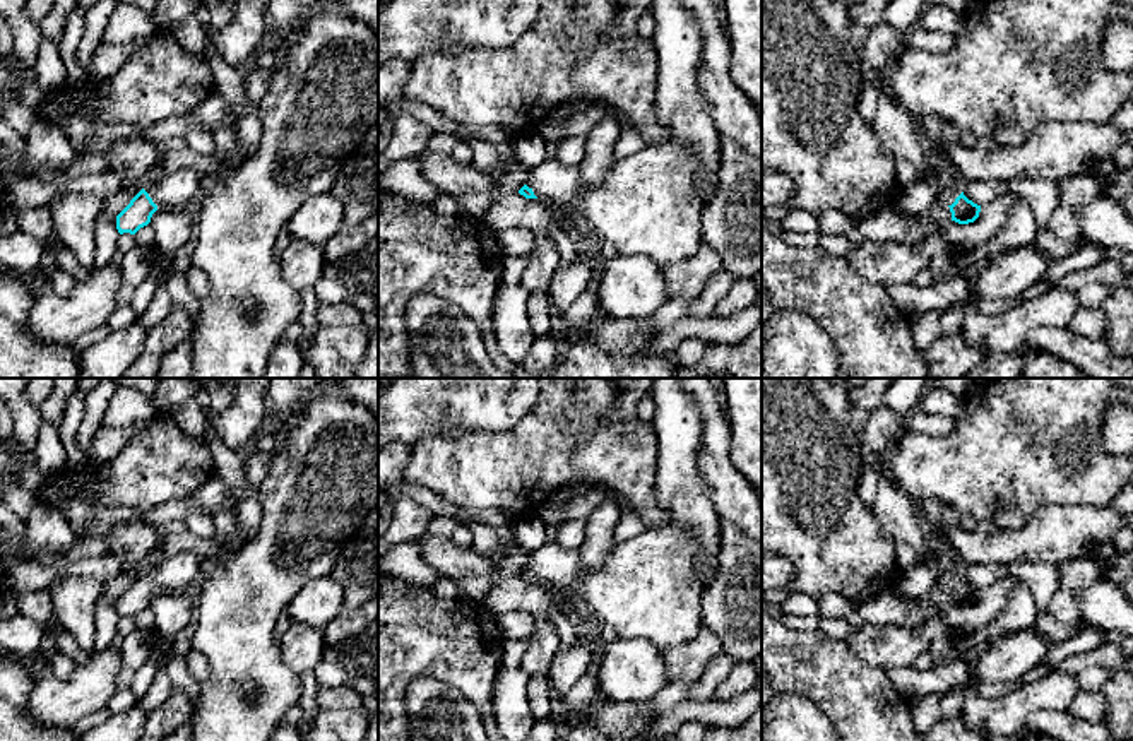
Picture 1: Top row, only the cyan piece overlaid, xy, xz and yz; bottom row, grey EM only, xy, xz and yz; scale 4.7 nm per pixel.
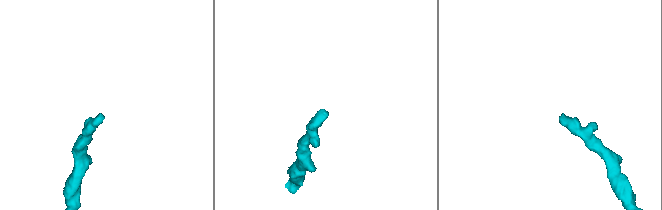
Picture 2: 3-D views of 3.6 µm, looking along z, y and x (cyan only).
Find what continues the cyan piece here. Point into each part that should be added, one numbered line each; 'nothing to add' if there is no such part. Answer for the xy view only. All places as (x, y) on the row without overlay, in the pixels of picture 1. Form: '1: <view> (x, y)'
1: xy (177, 574)

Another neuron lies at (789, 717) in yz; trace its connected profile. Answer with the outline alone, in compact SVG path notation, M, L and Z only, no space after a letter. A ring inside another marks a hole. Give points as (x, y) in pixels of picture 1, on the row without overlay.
M782 693L767 707L763 741L839 741L830 719L806 697Z

